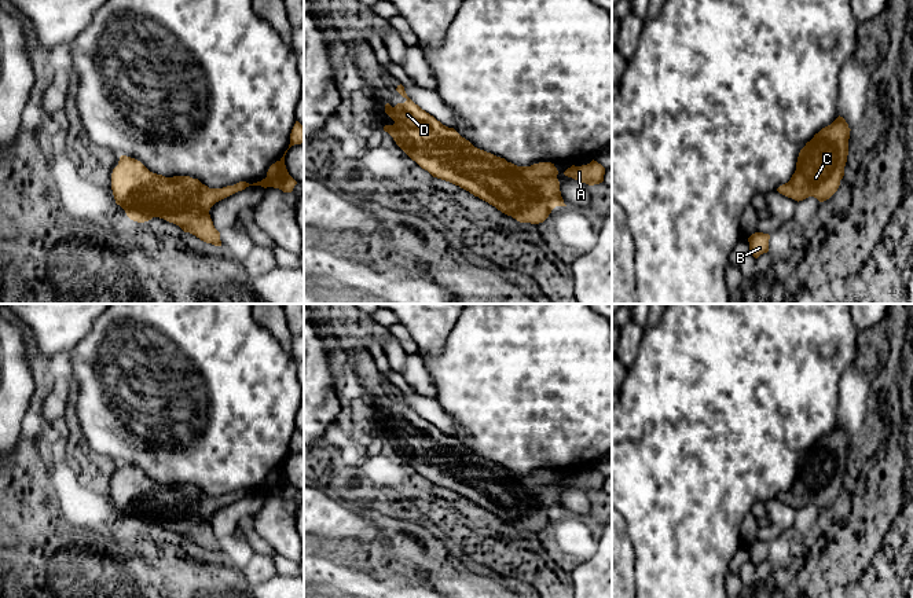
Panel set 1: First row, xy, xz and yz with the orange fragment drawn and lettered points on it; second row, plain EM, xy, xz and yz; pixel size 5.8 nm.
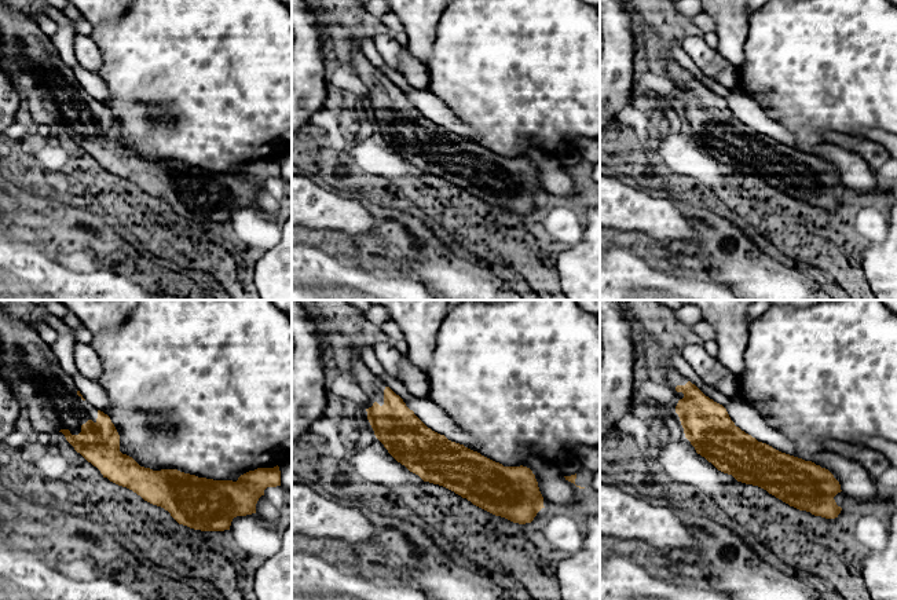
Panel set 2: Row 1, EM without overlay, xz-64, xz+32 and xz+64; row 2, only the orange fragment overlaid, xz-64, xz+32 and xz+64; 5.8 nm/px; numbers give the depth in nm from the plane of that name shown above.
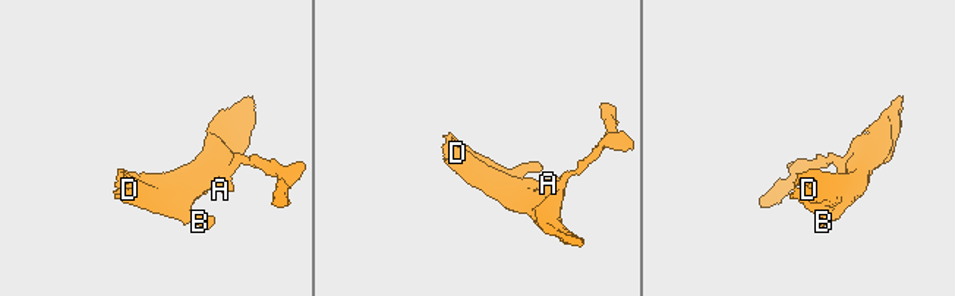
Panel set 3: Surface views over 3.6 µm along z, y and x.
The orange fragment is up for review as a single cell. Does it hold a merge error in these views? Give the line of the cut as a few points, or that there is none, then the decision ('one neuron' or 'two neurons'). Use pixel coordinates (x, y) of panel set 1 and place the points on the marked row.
no cut; one neuron

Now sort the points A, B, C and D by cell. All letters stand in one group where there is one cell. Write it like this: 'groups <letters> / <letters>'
groups A B C D

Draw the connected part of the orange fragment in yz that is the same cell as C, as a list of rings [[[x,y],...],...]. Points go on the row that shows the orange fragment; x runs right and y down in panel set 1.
[[[843,117],[822,128],[800,150],[796,170],[777,191],[795,201],[808,197],[829,199],[844,176],[848,155],[850,128]]]

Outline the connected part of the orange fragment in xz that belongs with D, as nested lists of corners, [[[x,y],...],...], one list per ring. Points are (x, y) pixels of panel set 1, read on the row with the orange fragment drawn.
[[[402,84],[397,85],[396,91],[407,100],[397,103],[395,107],[389,103],[385,104],[385,113],[395,124],[385,125],[384,131],[393,137],[396,144],[412,161],[433,177],[459,186],[520,223],[543,223],[556,206],[566,206],[561,197],[557,179],[558,170],[554,164],[539,162],[531,166],[517,166],[505,158],[480,150],[454,128],[443,125],[415,104],[407,96]]]

